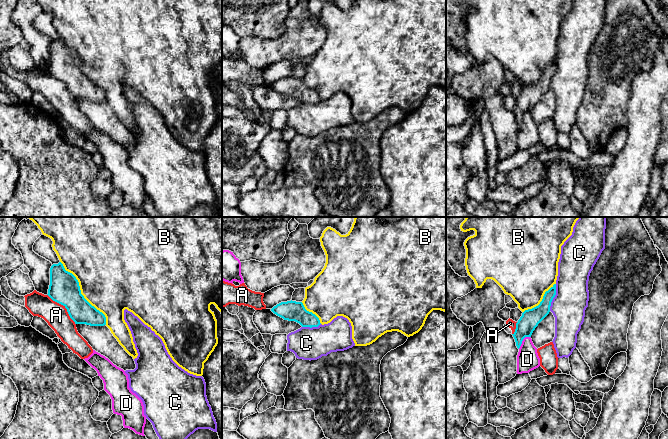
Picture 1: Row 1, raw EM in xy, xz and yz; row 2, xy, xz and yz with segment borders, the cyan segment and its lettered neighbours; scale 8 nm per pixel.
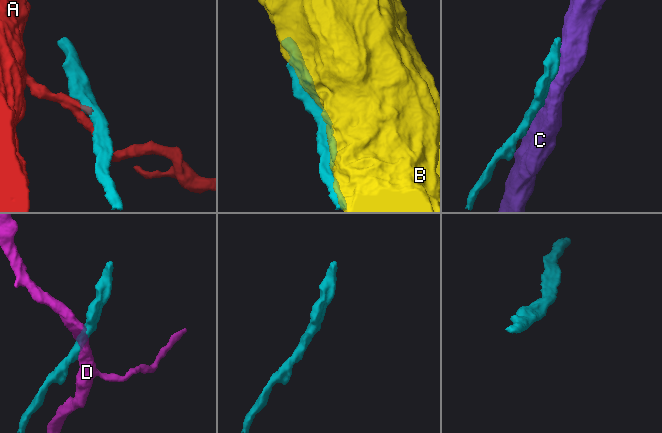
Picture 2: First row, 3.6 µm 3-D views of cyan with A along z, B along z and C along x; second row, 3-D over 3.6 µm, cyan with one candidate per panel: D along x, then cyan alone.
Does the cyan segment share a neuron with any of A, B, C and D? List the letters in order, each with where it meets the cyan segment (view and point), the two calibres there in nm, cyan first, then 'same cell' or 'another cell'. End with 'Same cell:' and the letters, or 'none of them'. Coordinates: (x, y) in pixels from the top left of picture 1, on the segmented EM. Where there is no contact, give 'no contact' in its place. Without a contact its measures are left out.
A: meets cyan in xy at (65, 307); 240 nm thick on the cyan side, 190 nm on the other; another cell
B: meets cyan in xy at (80, 293); 240 nm thick on the cyan side, 480 nm on the other; another cell
C: meets cyan in yz at (554, 296); 140 nm thick on the cyan side, 280 nm on the other; another cell
D: meets cyan in yz at (522, 340); 150 nm thick on the cyan side, 180 nm on the other; another cell
Same cell: none of them

